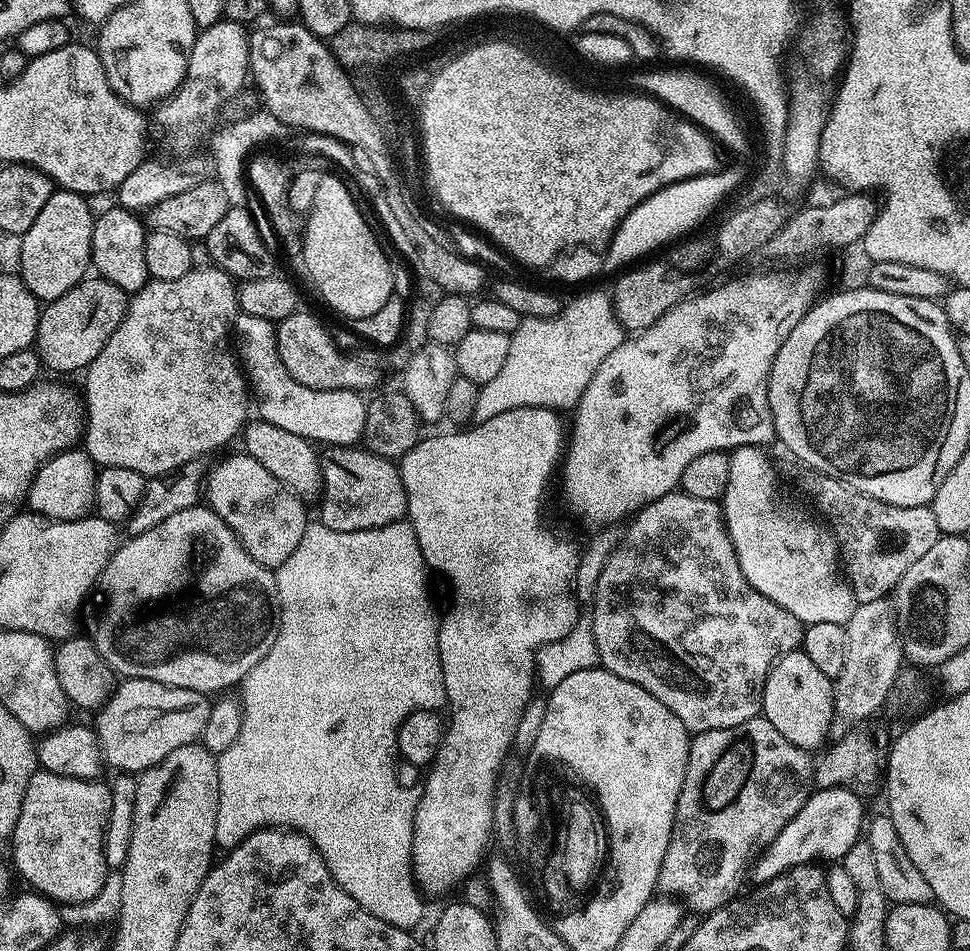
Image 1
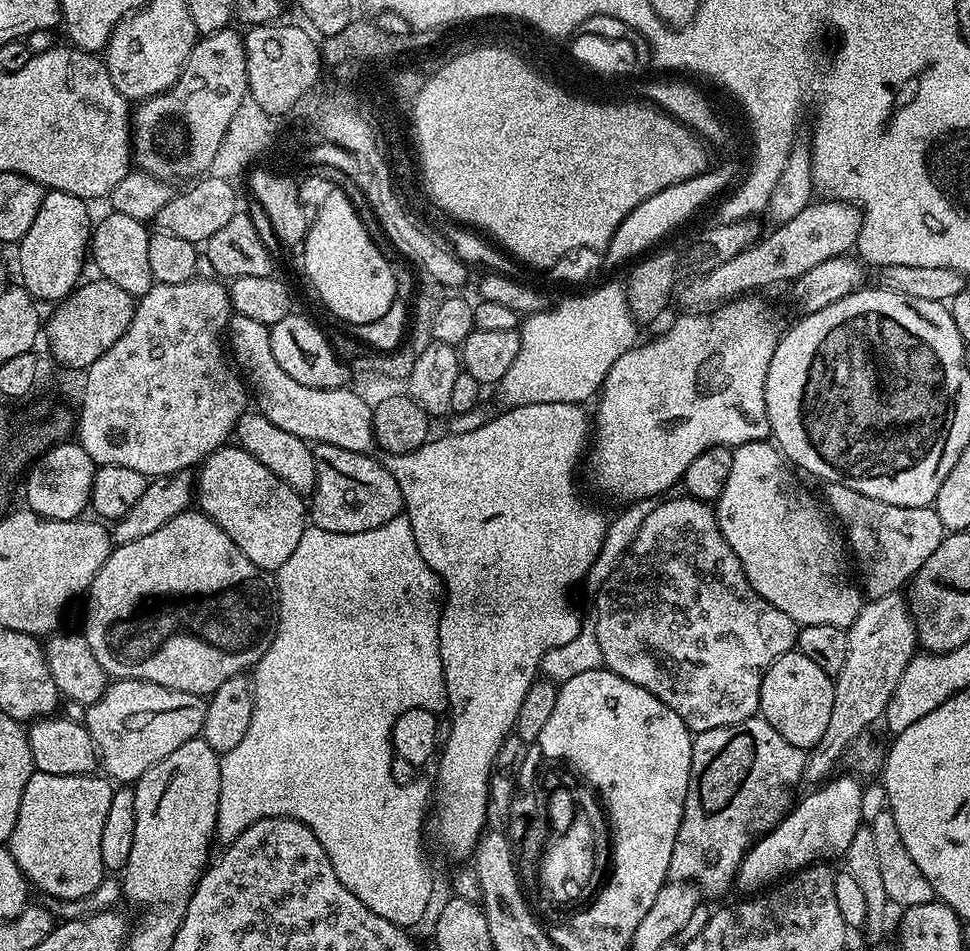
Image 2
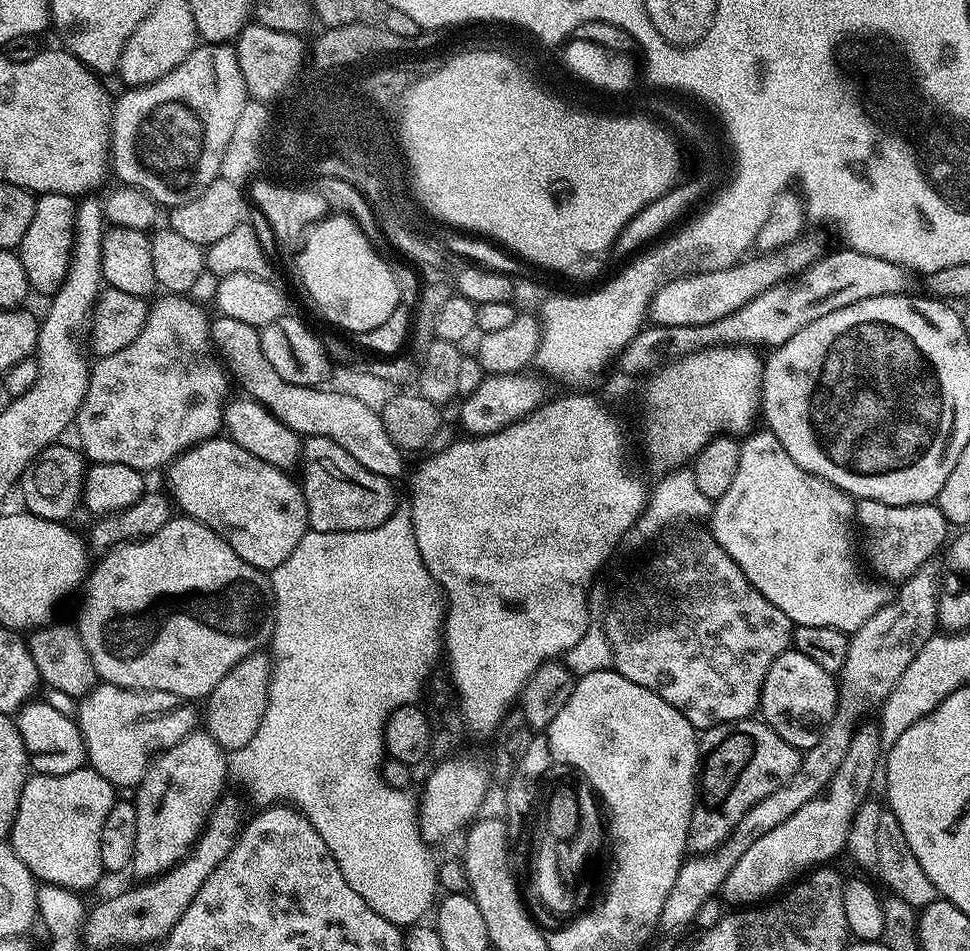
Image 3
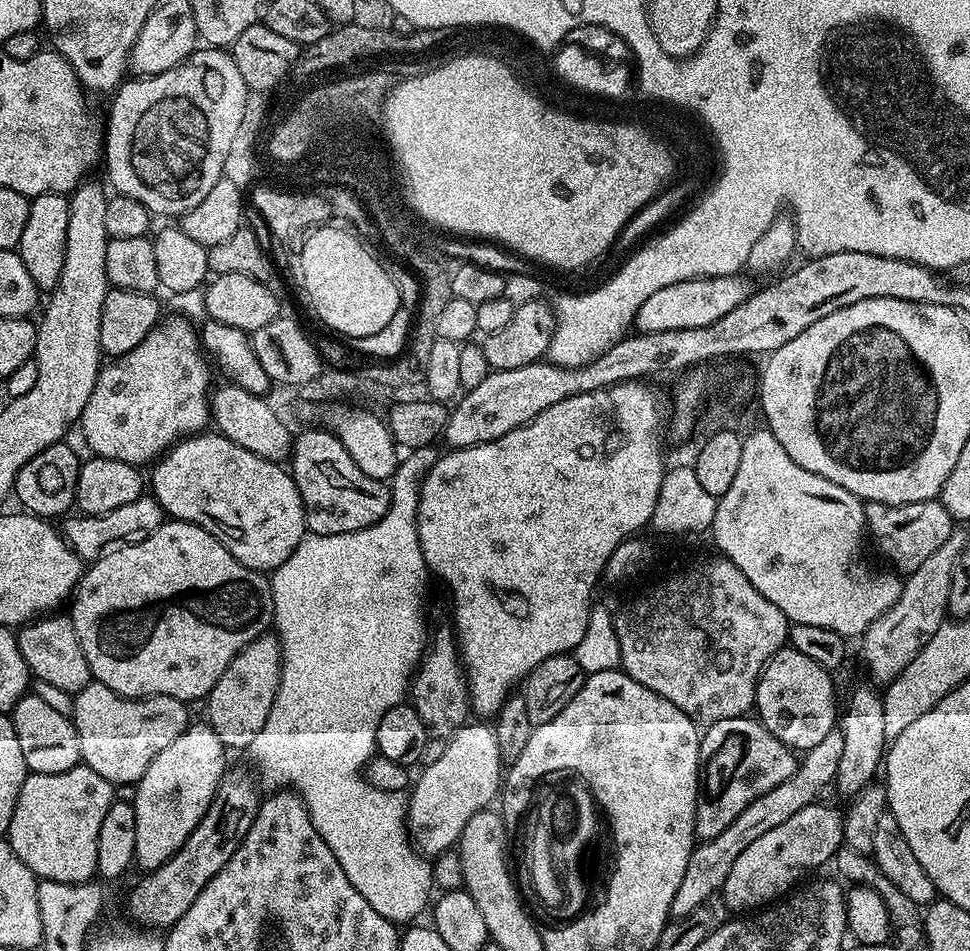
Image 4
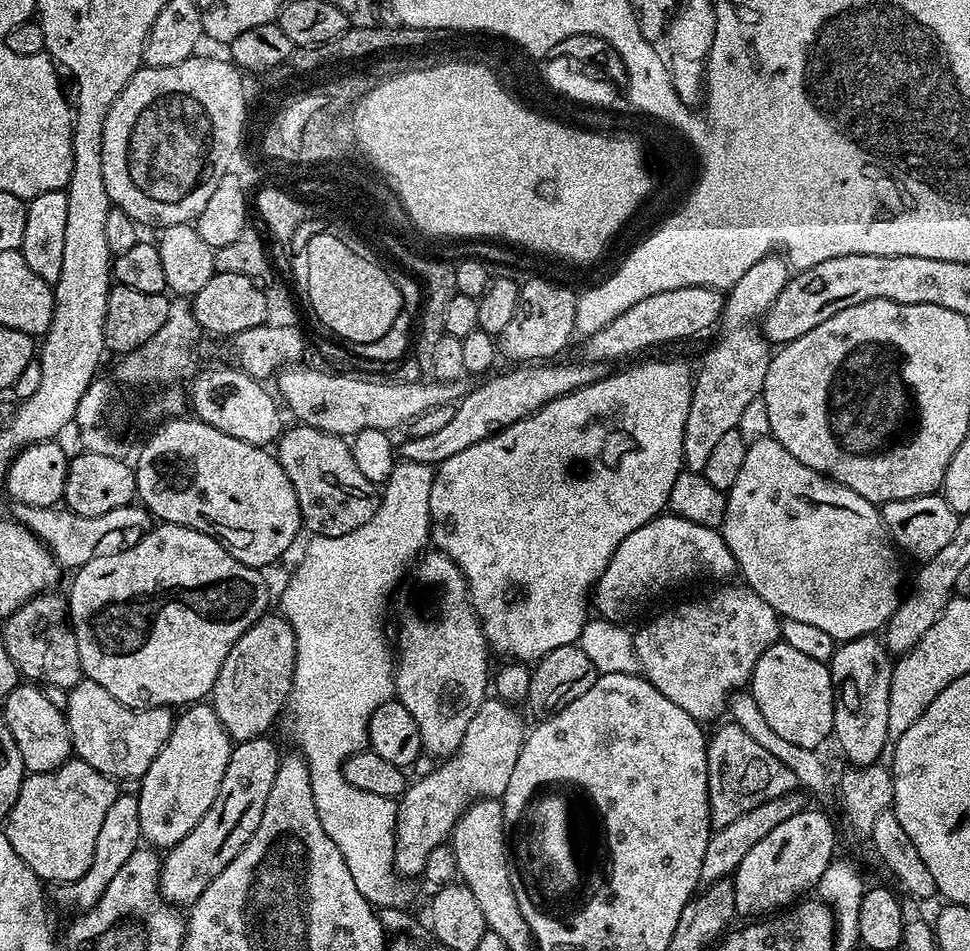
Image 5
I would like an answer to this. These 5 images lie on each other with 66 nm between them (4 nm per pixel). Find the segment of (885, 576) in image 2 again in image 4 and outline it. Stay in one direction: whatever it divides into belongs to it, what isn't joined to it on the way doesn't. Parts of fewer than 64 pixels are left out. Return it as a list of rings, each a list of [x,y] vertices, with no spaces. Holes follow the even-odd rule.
[[[939,499],[923,500],[913,504],[883,504],[867,501],[864,505],[864,523],[867,535],[876,548],[889,560],[897,573],[907,574],[918,570],[954,530],[952,515],[942,507]]]

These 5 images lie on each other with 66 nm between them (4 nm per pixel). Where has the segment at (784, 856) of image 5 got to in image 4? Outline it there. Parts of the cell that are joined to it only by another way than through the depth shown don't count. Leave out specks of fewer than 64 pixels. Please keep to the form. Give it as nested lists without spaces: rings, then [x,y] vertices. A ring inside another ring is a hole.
[[[824,802],[798,810],[782,826],[774,826],[774,830],[762,834],[762,838],[742,850],[722,889],[725,909],[732,914],[744,914],[779,901],[793,885],[805,879],[807,872],[828,864],[844,843],[844,821],[839,811],[827,808]]]

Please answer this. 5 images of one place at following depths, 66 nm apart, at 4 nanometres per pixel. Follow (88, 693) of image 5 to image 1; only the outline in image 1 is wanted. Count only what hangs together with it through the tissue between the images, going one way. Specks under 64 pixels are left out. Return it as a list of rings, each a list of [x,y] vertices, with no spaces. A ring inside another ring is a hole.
[[[124,678],[117,683],[104,707],[95,713],[94,727],[105,761],[116,770],[139,774],[153,768],[178,746],[199,741],[206,730],[213,701],[203,692],[166,686],[162,682]]]

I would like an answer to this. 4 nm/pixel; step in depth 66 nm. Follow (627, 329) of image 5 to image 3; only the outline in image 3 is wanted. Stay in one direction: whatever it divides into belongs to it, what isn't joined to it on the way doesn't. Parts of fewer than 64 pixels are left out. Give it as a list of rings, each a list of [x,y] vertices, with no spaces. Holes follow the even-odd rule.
[[[799,238],[773,249],[772,252],[760,252],[755,255],[741,258],[728,268],[689,272],[665,279],[652,295],[651,319],[666,326],[702,326],[718,322],[718,318],[734,314],[739,308],[746,306],[746,302],[770,290],[770,286],[806,271],[814,261],[820,259],[822,249],[816,240]]]

